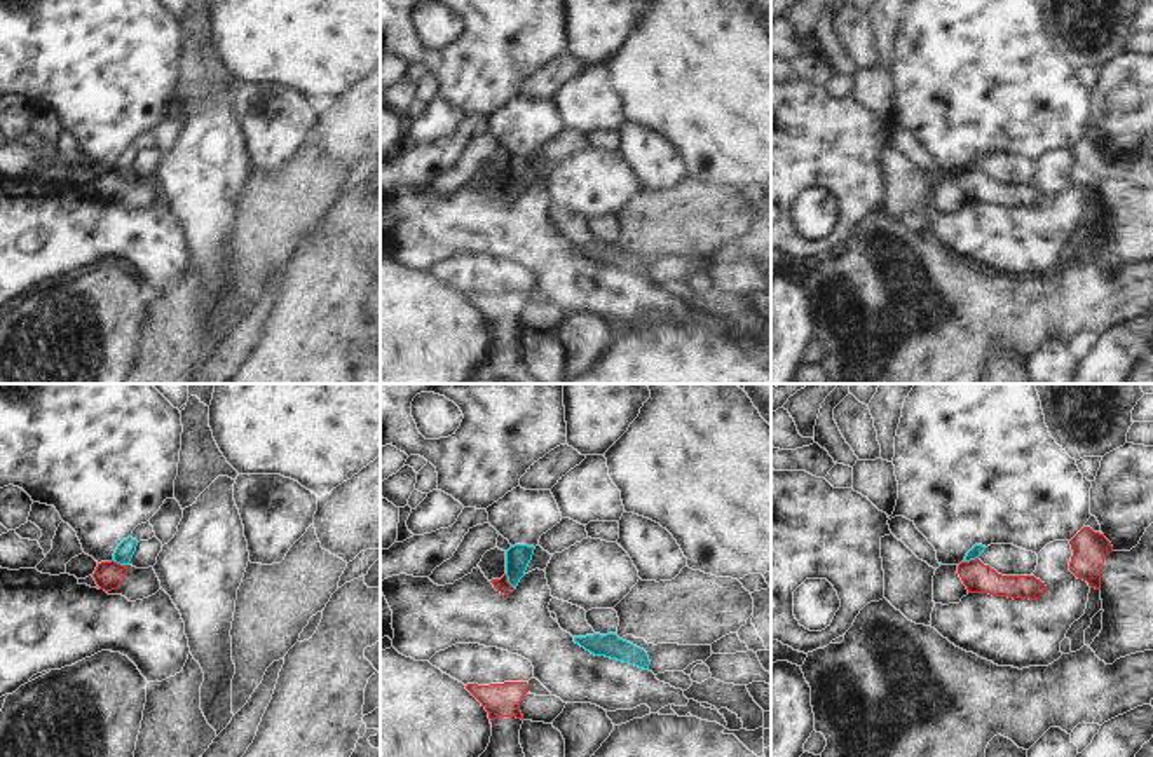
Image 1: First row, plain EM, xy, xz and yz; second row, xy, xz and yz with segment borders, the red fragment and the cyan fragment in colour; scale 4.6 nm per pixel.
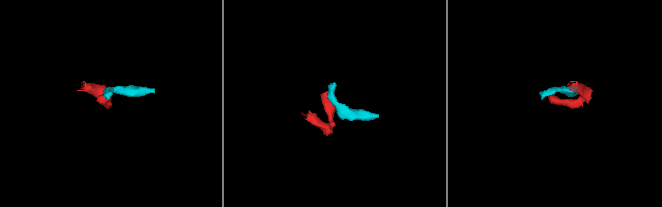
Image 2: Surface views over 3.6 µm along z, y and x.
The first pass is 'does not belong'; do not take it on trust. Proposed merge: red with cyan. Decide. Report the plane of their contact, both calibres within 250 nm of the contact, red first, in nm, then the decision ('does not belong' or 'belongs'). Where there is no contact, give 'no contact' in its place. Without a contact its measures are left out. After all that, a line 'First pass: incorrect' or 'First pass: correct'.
xz | 70/120 nm | does not belong
First pass: correct

